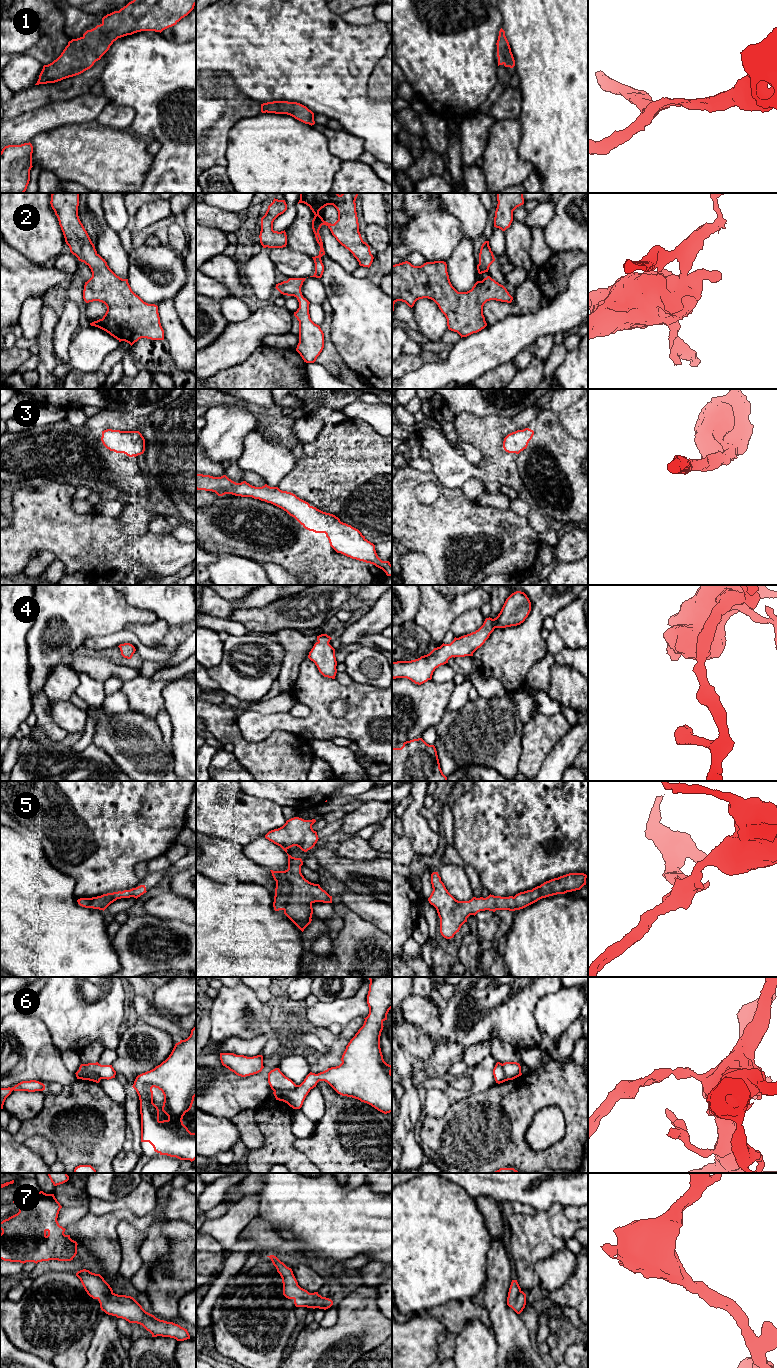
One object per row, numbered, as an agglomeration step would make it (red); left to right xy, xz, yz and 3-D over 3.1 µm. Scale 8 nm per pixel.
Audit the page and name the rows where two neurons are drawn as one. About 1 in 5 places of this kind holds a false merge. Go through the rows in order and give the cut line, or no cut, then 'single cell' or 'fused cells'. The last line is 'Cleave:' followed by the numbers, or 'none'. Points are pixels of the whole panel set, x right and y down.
1: no cut | single cell
2: no cut | single cell
3: no cut | single cell
4: no cut | single cell
5: no cut | single cell
6: xy (78, 1070), (82, 1077), (98, 1077), (100, 1079) | fused cells
7: no cut | single cell
Cleave: 6

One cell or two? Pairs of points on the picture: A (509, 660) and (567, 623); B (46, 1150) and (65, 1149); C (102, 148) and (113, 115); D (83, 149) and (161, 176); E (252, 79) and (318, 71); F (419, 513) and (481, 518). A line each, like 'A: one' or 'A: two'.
A: two
B: two
C: two
D: two
E: one
F: one

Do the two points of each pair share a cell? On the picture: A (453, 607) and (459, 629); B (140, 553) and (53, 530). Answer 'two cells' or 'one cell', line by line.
A: two cells
B: one cell

